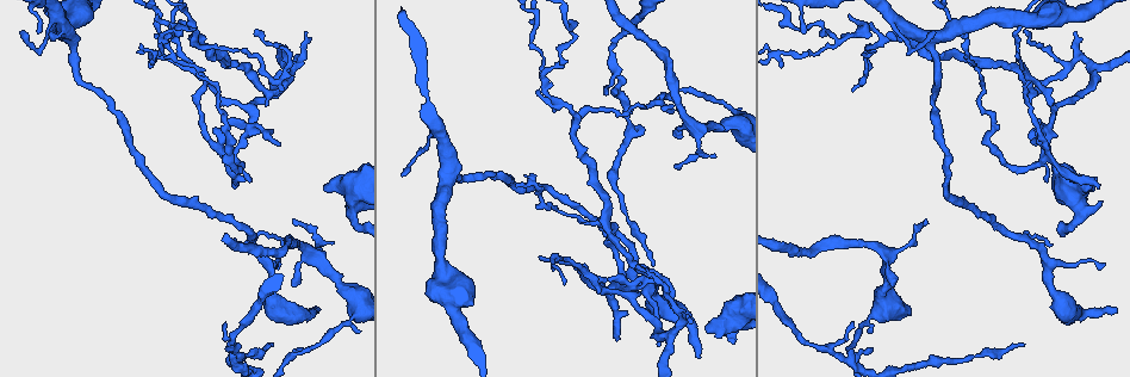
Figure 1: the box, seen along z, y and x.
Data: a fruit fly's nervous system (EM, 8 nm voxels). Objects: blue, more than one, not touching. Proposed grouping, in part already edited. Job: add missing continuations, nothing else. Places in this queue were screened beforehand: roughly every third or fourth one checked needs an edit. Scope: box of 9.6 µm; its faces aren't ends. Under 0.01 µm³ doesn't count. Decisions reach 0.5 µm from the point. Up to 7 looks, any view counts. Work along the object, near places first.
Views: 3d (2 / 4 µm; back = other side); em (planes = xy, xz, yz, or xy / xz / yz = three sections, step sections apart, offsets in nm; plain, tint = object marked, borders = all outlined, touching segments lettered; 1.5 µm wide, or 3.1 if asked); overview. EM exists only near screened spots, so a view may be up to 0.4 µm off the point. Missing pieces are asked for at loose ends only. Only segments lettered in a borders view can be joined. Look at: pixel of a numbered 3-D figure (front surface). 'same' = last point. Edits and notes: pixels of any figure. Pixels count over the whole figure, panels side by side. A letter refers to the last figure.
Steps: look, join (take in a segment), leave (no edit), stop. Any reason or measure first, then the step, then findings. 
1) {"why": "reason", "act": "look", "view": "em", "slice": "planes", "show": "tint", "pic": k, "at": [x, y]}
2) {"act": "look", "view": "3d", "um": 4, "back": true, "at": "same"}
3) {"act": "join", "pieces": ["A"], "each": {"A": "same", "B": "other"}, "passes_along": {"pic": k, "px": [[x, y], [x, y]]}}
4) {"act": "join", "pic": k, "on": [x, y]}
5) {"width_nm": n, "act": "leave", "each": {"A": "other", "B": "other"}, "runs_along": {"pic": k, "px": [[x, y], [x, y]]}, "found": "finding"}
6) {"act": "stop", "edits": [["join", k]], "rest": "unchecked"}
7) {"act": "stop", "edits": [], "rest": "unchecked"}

{"why": "long arm stops here", "act": "look", "view": "em", "slice": "xy", "step": 4, "show": "borders", "pic": 1, "at": [699, 358]}

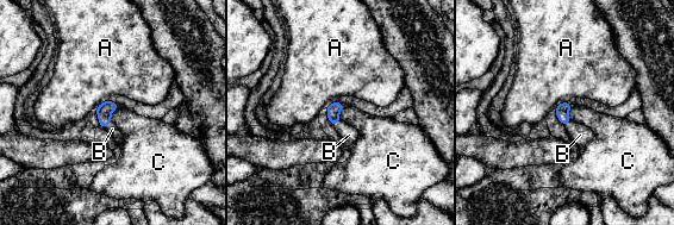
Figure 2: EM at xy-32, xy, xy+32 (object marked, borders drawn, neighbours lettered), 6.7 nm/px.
{"act": "join", "pieces": ["B"], "each": {"A": "other", "B": "same", "C": "other"}, "passes_along": {"pic": 2, "px": [[104, 111], [107, 124], [112, 129]]}, "found": "the neuron continues"}

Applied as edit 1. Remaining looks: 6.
{"act": "look", "view": "overview"}

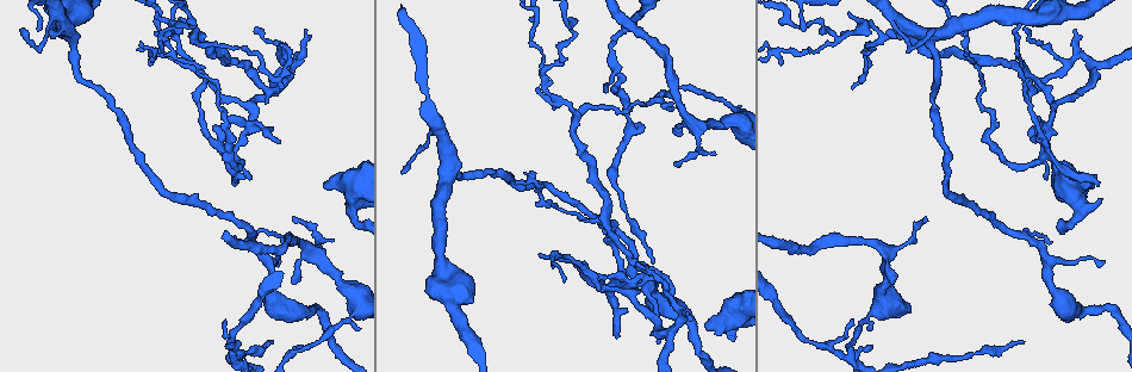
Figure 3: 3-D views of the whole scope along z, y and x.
{"why": "thin end", "act": "look", "view": "3d", "um": 2, "back": true, "pic": 3, "at": [1023, 343]}

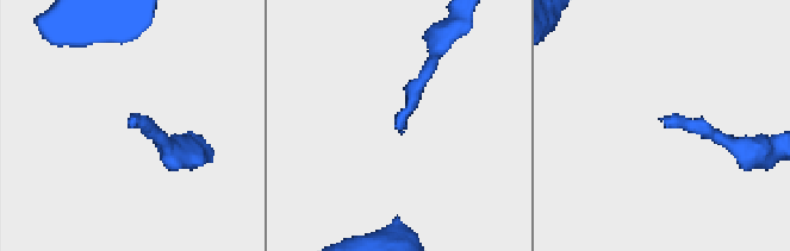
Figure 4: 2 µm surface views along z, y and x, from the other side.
{"act": "look", "view": "em", "slice": "xz", "step": 8, "show": "borders", "pic": 4, "at": [133, 117]}

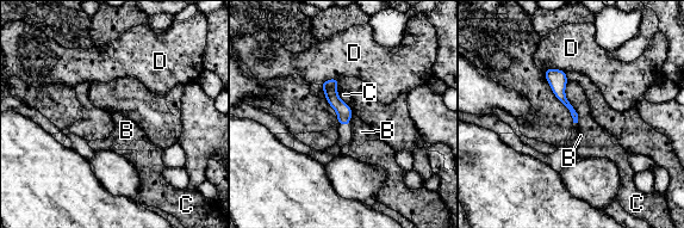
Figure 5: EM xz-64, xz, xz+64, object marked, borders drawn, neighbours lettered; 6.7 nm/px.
{"act": "leave", "each": {"B": "other", "C": "other", "D": "other"}, "border": {"pic": 5, "px": [[566, 80], [565, 98], [578, 122]]}, "found": "no lettered segment goes on from it"}

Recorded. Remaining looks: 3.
{"why": "thin end", "act": "look", "view": "3d", "um": 2, "pic": 3, "at": [1075, 30]}

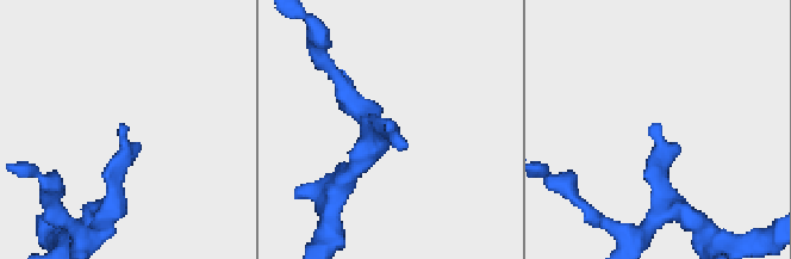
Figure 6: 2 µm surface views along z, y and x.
{"why": "need the tissue", "act": "look", "view": "em", "slice": "planes", "show": "plain", "pic": 6, "at": [393, 124]}

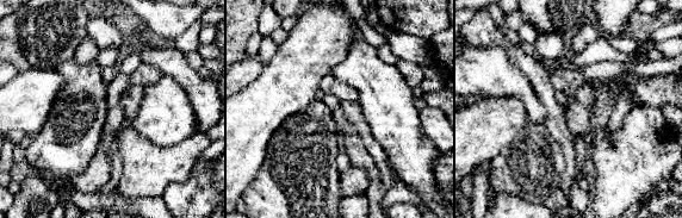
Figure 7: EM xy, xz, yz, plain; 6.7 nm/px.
{"act": "look", "view": "em", "slice": "planes", "show": "borders", "at": "same"}

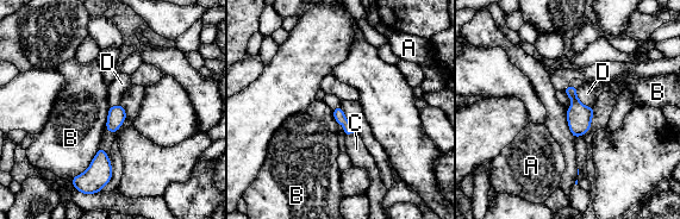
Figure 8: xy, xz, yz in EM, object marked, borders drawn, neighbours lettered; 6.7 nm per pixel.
{"longest_contact_nm": ["B", 280], "act": "join", "pieces": ["C"], "each": {"A": "other", "B": "other", "C": "same", "D": "other"}, "passes_along": {"pic": 8, "px": [[338, 114], [350, 133], [356, 149]]}, "found": "the neuron continues"}

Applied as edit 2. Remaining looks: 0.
{"act": "stop", "edits": [["join", 2], ["join", 8]], "rest": "unchecked"}

